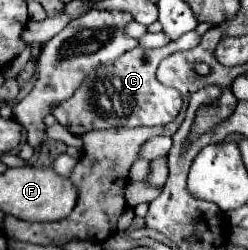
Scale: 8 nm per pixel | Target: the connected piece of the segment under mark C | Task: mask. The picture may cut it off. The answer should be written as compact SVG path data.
M197 31L185 33L181 39L171 41L161 49L133 49L121 55L103 67L97 67L95 73L79 85L71 99L63 103L53 103L51 113L57 123L61 123L69 133L83 135L95 129L115 129L115 127L139 127L139 125L165 125L179 115L183 105L183 95L179 91L161 85L155 79L155 69L163 57L175 51L187 51L199 45L201 35Z

